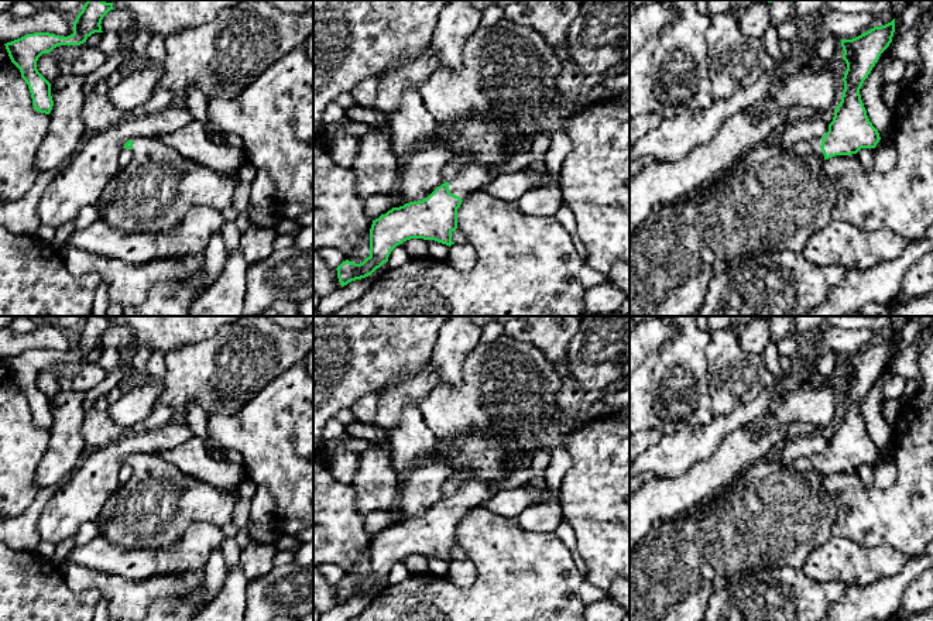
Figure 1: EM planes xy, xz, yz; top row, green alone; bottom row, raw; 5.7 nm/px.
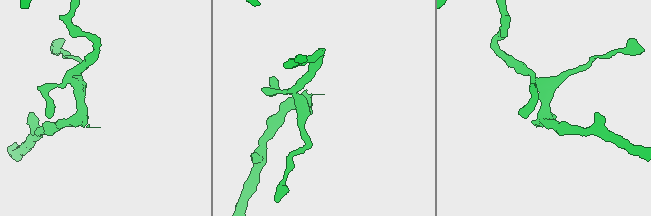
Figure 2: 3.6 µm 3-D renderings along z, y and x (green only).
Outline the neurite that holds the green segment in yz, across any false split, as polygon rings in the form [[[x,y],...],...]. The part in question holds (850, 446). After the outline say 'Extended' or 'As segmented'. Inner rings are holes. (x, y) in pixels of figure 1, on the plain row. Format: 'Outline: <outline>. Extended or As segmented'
Outline: [[[895,334],[853,356],[841,356],[843,375],[847,380],[841,418],[834,425],[829,447],[821,454],[810,457],[813,466],[810,473],[803,474],[792,466],[782,464],[776,454],[762,459],[696,511],[662,522],[638,542],[630,553],[630,621],[704,621],[711,596],[728,583],[740,580],[742,574],[771,567],[803,567],[809,555],[831,538],[836,521],[837,507],[827,494],[823,478],[836,471],[857,470],[861,464],[875,464],[881,456],[867,432],[860,405],[881,370],[892,358],[893,349]]]. Extended

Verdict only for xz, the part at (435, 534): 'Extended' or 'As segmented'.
Extended

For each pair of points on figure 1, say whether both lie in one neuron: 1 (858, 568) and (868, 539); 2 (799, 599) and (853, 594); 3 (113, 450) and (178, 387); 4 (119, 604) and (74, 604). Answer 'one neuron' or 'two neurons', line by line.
1: two neurons
2: two neurons
3: two neurons
4: two neurons

